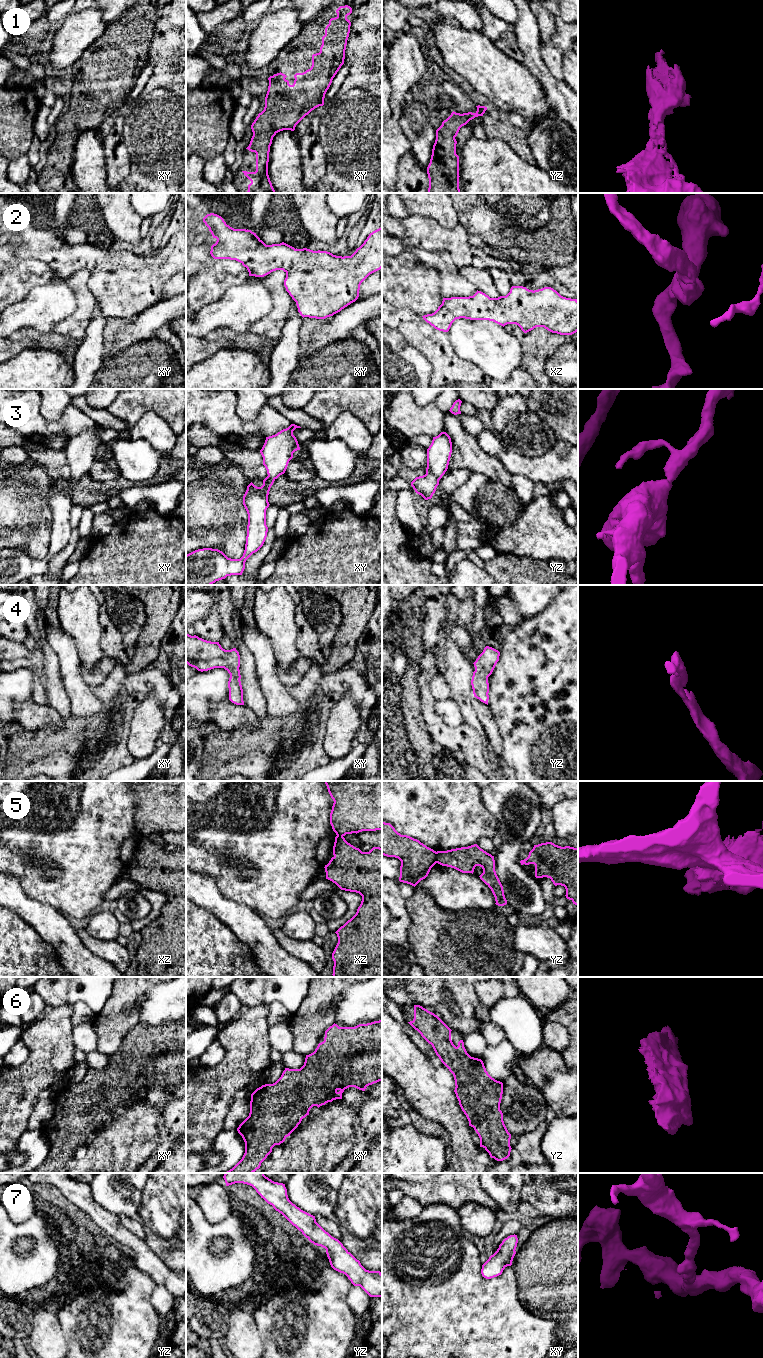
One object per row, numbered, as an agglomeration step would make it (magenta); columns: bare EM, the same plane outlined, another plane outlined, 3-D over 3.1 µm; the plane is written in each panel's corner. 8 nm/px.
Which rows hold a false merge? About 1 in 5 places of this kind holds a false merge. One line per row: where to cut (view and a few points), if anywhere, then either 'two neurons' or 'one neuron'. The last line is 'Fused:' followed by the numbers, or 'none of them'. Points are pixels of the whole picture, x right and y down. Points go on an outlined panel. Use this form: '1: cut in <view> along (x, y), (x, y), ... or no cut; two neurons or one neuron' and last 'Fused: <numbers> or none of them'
1: no cut; one neuron
2: no cut; one neuron
3: no cut; one neuron
4: no cut; one neuron
5: cut in yz along (435, 852), (436, 862); two neurons
6: no cut; one neuron
7: no cut; one neuron
Fused: 5

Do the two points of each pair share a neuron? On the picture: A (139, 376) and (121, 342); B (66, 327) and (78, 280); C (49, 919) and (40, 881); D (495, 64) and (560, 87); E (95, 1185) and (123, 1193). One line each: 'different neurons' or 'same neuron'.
A: different neurons
B: same neuron
C: different neurons
D: different neurons
E: same neuron

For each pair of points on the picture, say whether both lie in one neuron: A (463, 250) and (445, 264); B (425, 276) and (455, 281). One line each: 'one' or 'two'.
A: two
B: two

